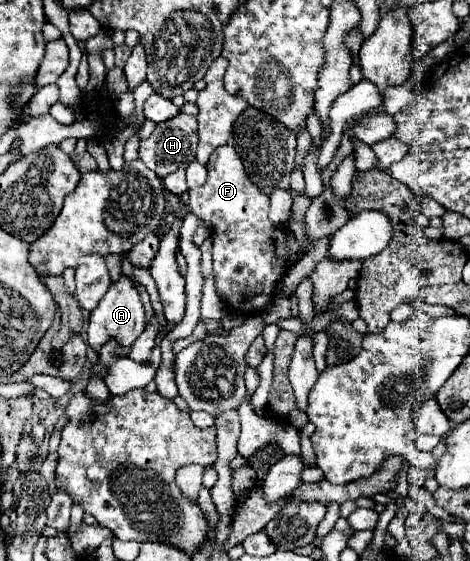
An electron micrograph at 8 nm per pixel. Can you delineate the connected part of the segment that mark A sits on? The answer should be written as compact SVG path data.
M121 274L121 278L117 282L111 282L111 286L109 286L107 294L101 298L97 310L93 310L93 314L89 316L89 330L87 330L89 340L87 342L95 350L99 350L107 338L117 338L119 344L123 346L123 354L129 354L131 344L143 334L143 330L145 330L145 308L143 308L139 290L129 276Z

